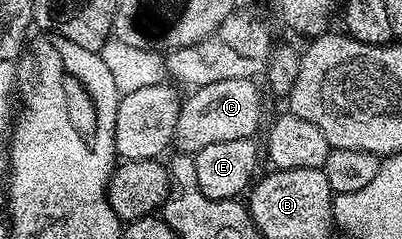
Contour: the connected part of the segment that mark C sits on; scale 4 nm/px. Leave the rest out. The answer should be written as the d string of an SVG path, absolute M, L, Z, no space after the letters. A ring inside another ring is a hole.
M252 77L220 80L215 84L196 87L190 98L181 103L175 146L180 153L195 155L207 144L220 144L222 140L253 138L261 126L261 90Z

